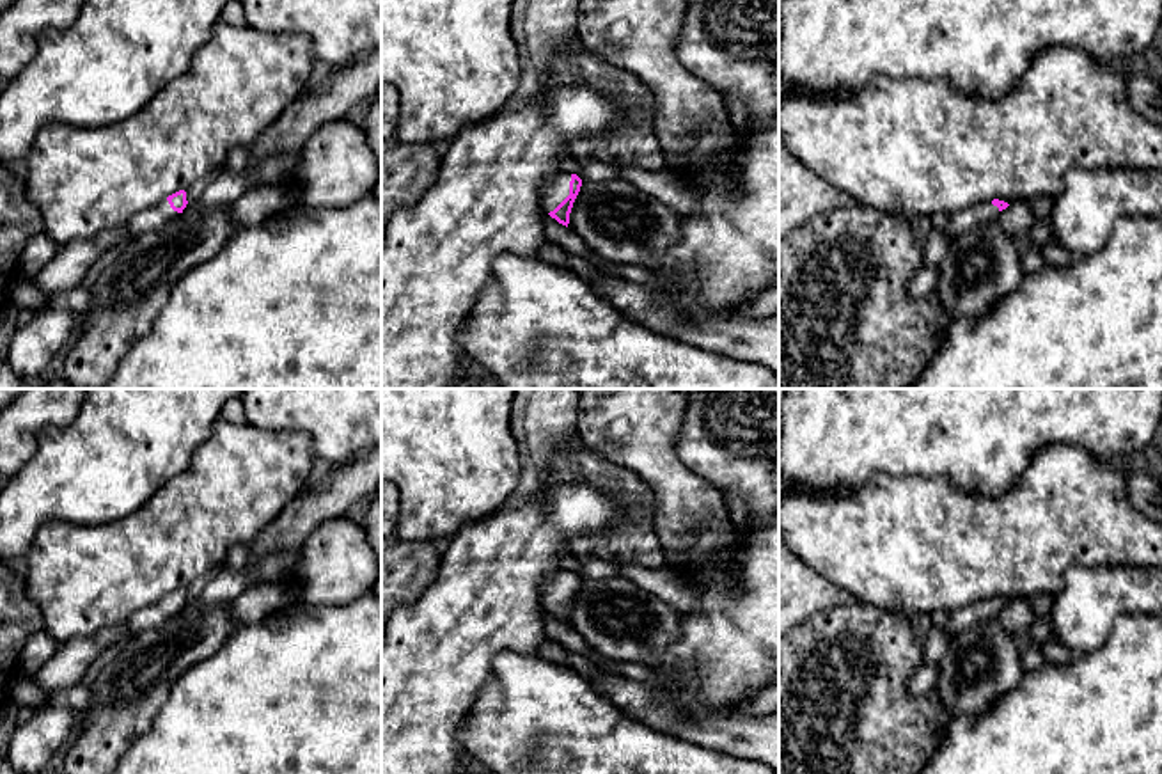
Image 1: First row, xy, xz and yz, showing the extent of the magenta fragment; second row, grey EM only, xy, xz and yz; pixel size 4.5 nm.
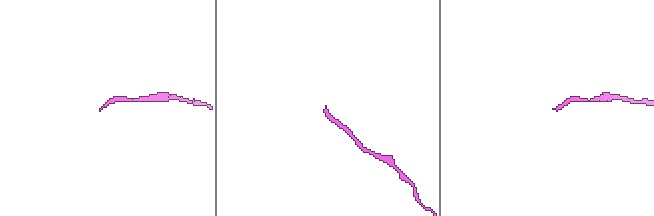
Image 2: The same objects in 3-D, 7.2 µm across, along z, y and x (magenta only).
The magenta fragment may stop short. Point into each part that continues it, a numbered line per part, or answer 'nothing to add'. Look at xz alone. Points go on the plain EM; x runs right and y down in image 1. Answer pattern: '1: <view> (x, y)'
1: xz (554, 588)

